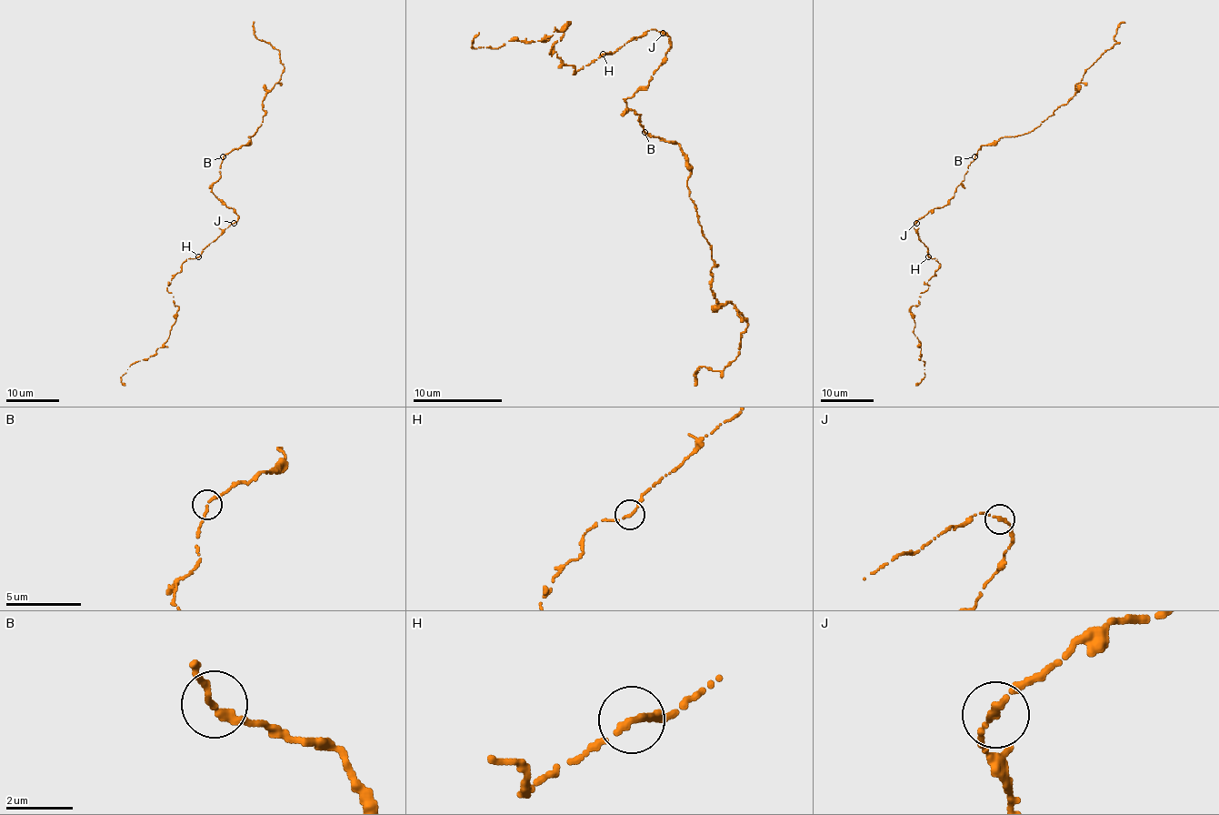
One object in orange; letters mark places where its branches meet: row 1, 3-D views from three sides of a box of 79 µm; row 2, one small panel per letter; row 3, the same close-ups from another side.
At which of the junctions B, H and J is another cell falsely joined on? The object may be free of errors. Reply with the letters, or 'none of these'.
none of these

